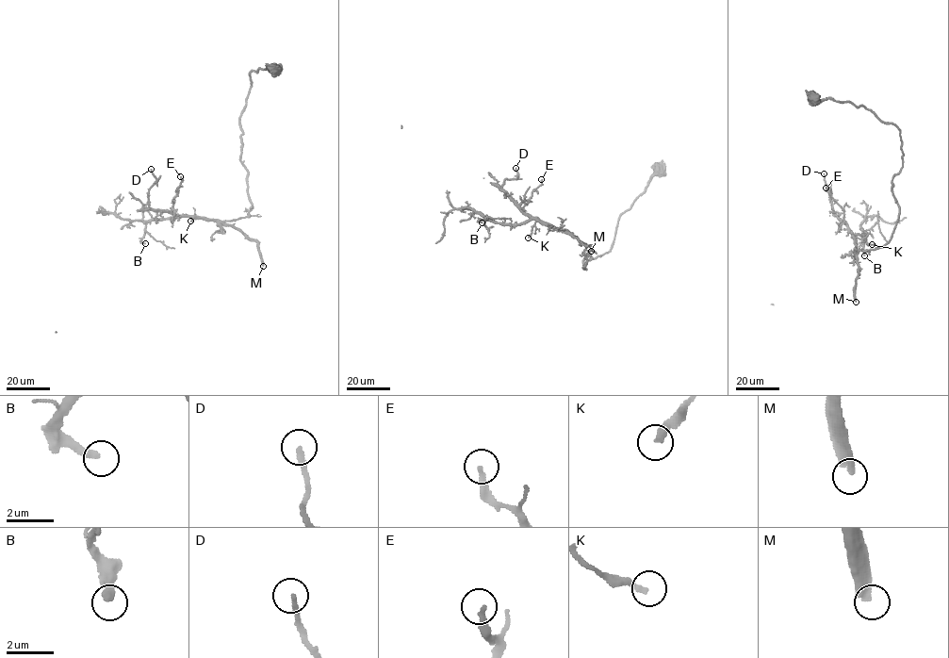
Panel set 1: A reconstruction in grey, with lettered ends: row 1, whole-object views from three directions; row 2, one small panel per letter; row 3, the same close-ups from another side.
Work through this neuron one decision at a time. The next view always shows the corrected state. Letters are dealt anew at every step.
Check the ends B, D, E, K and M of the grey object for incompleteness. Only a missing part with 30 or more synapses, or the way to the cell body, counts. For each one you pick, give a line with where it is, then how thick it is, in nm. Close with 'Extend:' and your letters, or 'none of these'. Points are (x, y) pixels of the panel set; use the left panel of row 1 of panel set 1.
M: at (263, 266); 360 nm thick
Extend: M

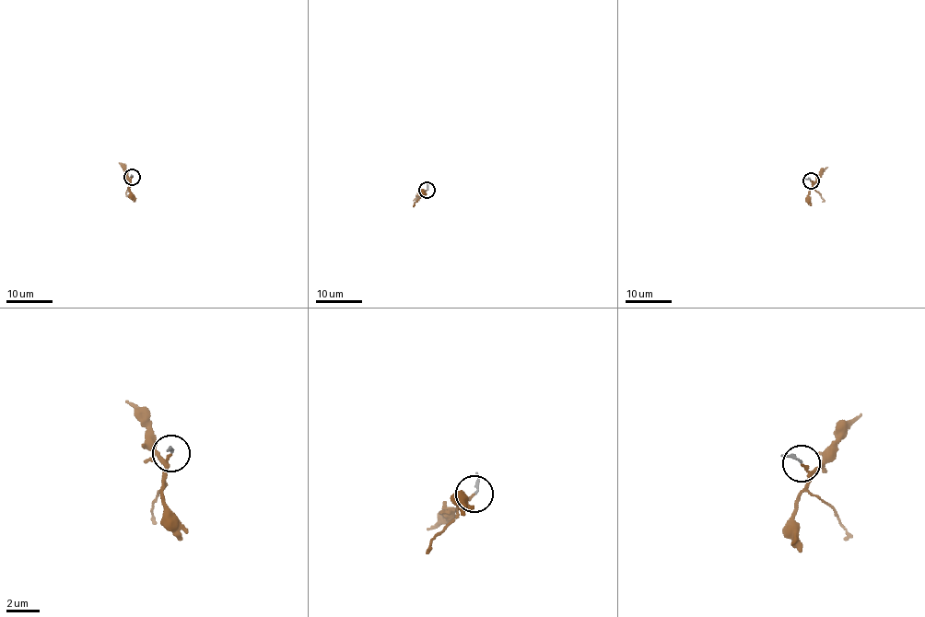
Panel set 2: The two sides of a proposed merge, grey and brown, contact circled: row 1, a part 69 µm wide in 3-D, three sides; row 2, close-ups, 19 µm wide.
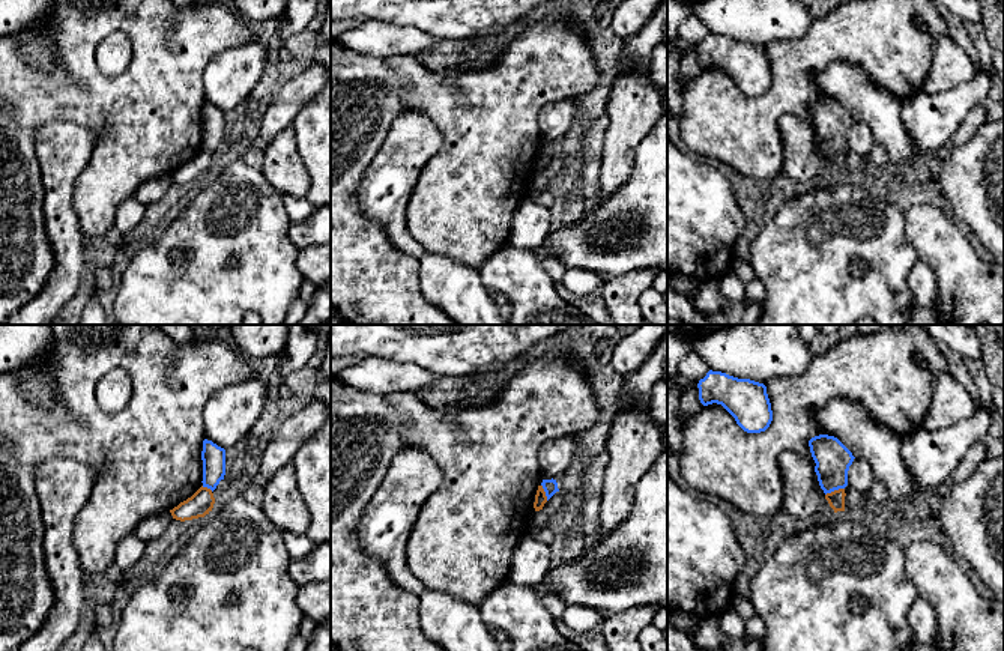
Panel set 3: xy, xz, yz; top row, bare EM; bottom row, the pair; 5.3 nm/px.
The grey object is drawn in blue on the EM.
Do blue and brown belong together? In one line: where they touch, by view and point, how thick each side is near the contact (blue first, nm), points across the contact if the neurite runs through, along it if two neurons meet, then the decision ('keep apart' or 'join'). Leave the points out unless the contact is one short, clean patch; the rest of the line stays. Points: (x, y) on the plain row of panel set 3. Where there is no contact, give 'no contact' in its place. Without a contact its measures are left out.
meets blue in yz at (834, 152); 190 nm thick on the blue side, 90 nm on the other; border along yz (843, 151), (825, 158); keep apart

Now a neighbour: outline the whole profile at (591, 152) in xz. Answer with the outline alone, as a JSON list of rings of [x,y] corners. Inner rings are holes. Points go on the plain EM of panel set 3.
[[[607,116],[595,119],[594,125],[582,135],[582,147],[579,150],[583,174],[583,195],[589,200],[600,189],[600,168],[603,158],[603,143],[609,126]]]

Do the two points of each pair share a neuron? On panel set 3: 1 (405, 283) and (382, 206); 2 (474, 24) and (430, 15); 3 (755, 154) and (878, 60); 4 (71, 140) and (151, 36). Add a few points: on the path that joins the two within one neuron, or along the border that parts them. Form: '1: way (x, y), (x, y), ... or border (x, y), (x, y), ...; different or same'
1: border (371, 218), (400, 251), (418, 259); different
2: way (463, 15), (441, 15); same
3: way (764, 115), (821, 51), (839, 51); same
4: border (47, 121), (90, 127), (98, 134), (92, 158); different

